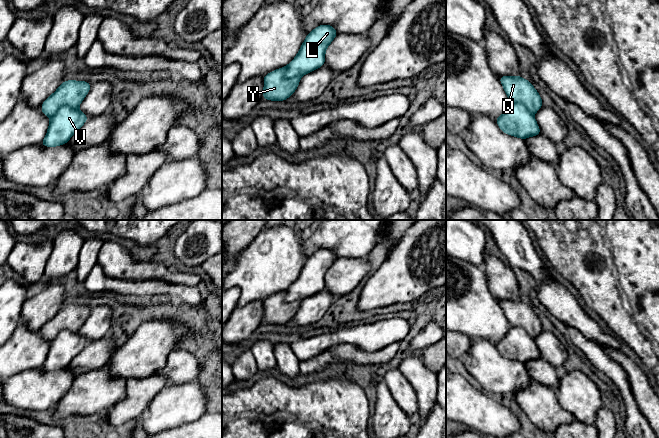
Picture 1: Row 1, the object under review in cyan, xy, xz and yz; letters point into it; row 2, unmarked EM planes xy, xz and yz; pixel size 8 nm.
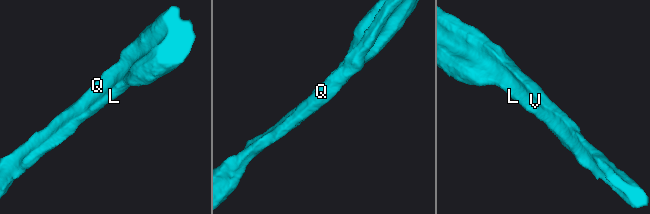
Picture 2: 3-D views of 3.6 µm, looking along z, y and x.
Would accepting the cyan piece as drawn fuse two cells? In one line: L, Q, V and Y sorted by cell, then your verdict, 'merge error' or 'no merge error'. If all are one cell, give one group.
L V / Q Y | merge error

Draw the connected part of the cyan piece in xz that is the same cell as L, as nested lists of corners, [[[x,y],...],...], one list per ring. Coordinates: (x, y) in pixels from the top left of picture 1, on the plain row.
[[[319,249],[309,256],[296,281],[286,290],[286,301],[303,300],[325,288],[325,275],[338,259],[331,249]]]

